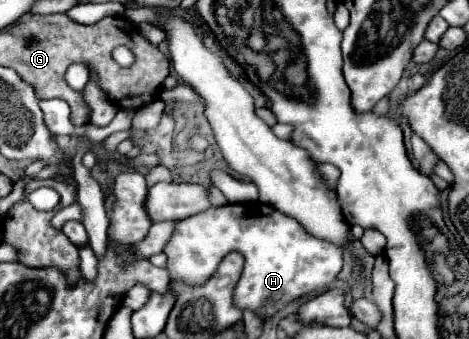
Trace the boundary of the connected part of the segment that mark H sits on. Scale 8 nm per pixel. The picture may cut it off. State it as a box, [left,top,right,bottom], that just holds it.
[164,202,342,320]

